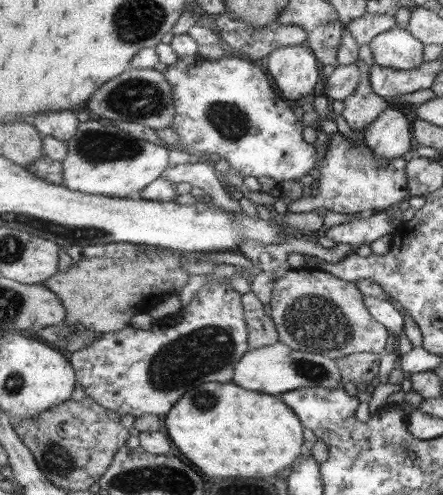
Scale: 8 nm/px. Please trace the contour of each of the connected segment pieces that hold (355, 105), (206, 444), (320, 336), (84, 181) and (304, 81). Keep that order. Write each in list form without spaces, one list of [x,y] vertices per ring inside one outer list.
[[[357,60],[356,64],[363,74],[363,79],[353,96],[343,101],[344,110],[340,119],[345,120],[351,130],[364,132],[383,111],[390,107],[390,104],[386,98],[373,91],[371,79],[369,79],[371,68],[363,60]]]
[[[207,382],[189,390],[171,413],[165,416],[165,428],[171,440],[179,447],[183,456],[195,464],[207,476],[221,478],[261,478],[272,479],[285,468],[289,468],[305,453],[303,432],[305,426],[299,416],[279,396],[247,390],[234,382]]]
[[[319,268],[289,269],[275,281],[273,300],[269,304],[272,307],[271,316],[276,322],[280,341],[295,350],[323,354],[332,359],[357,352],[383,354],[389,350],[394,335],[371,314],[365,296],[355,282],[343,280],[331,272]]]
[[[97,120],[84,121],[69,143],[69,153],[63,159],[66,187],[84,194],[113,198],[142,199],[139,194],[155,182],[169,165],[171,146],[161,146],[140,139],[114,125],[101,124]]]
[[[307,45],[278,48],[267,57],[266,63],[279,92],[291,102],[315,92],[321,82],[322,67],[319,58]]]

